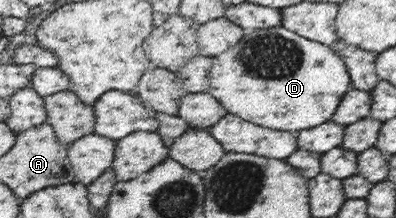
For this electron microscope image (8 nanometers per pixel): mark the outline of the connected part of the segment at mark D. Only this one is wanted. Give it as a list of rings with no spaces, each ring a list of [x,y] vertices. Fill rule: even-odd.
[[[282,25],[246,31],[237,45],[212,58],[208,71],[208,92],[229,113],[288,132],[327,123],[351,88],[347,66],[332,46],[310,41]]]

